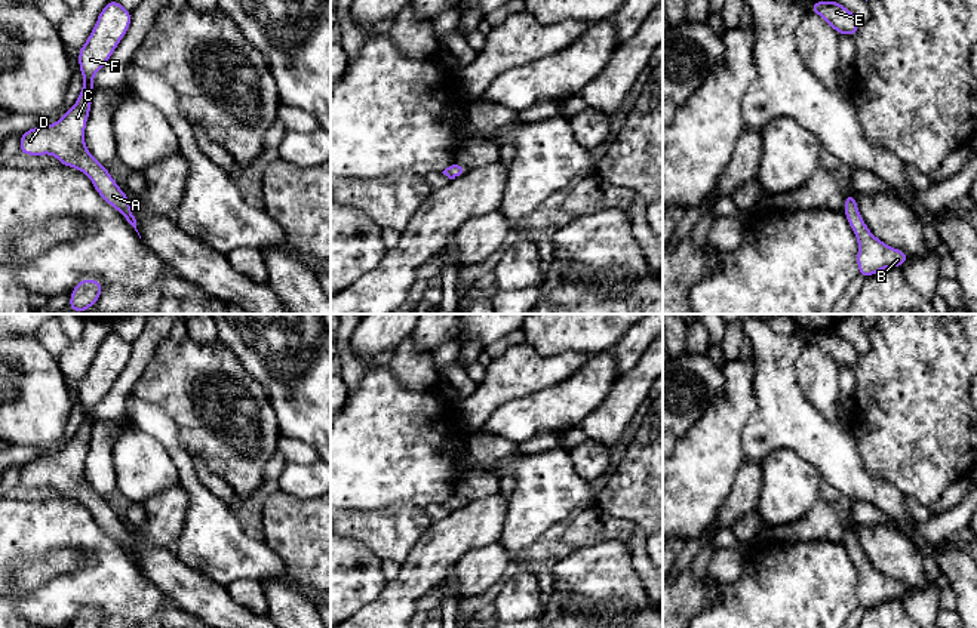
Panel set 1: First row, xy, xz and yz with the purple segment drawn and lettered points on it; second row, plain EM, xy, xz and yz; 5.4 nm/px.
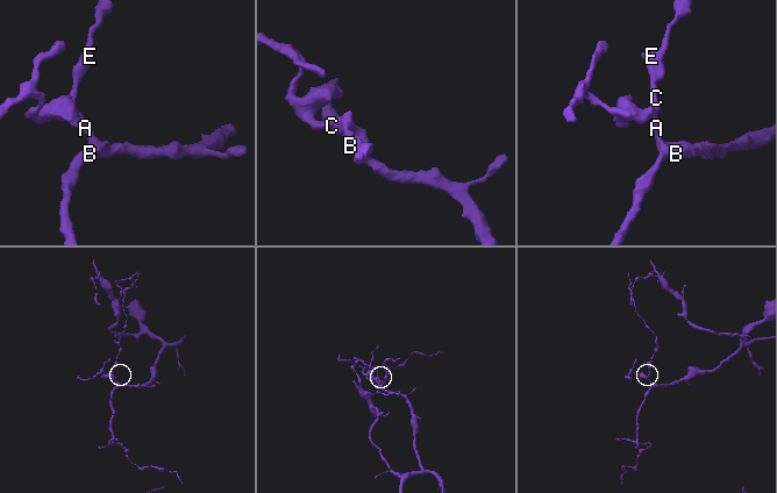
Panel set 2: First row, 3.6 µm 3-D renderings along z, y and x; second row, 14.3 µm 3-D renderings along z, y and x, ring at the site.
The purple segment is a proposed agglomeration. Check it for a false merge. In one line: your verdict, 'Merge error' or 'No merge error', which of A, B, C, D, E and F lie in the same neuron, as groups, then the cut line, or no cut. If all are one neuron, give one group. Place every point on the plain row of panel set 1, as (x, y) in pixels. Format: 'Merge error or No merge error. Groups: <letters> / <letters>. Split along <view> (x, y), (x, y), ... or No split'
No merge error. Groups: A B C D E F. No split

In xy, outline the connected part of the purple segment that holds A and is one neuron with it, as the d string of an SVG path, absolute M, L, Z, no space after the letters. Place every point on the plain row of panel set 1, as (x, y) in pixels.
M114 330L104 338L90 367L79 382L83 419L77 434L56 455L39 456L21 465L19 484L25 487L53 486L61 496L86 505L98 526L138 564L129 529L85 477L85 459L95 421L93 407L108 394L130 354L132 345Z

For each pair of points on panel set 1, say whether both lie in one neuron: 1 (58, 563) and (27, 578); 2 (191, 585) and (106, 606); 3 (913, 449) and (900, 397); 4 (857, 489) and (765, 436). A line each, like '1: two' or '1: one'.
1: one
2: two
3: one
4: one

